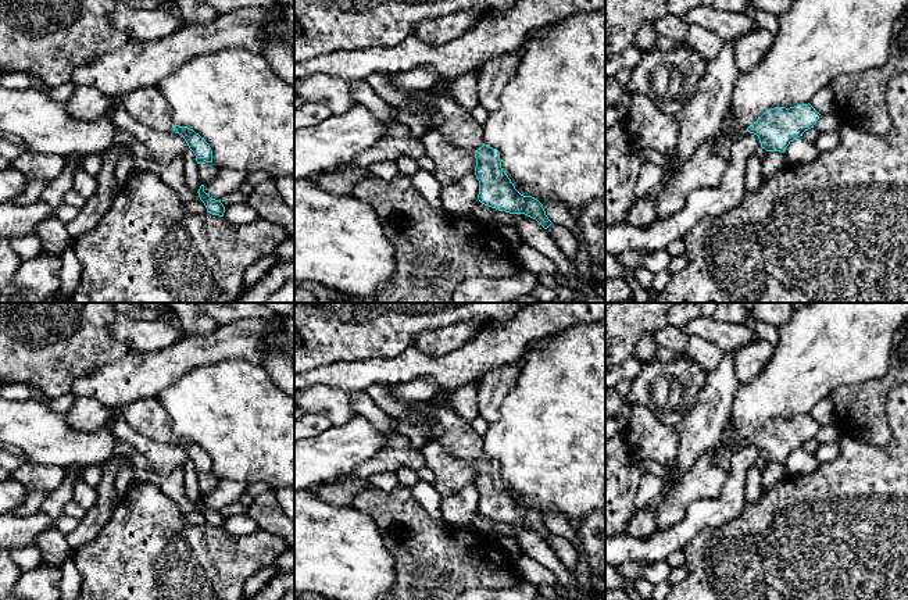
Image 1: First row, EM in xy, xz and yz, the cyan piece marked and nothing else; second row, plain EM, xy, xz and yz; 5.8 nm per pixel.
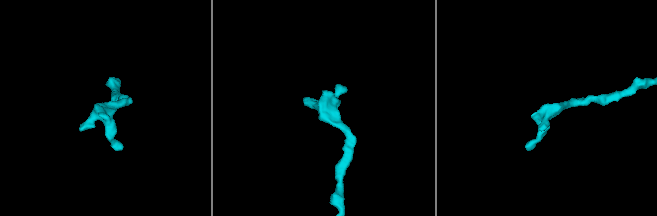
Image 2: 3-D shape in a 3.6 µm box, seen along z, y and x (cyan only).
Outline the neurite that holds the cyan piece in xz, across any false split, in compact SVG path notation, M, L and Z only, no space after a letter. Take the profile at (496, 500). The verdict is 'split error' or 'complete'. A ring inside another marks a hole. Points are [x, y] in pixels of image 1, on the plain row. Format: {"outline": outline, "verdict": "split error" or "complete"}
{"outline": "M437 406L426 421L442 429L442 433L430 442L437 442L447 453L475 467L475 486L479 492L478 511L482 515L510 525L525 525L544 540L553 535L537 510L523 507L515 500L501 479L500 462L483 454L483 436L468 426L451 407Z", "verdict": "split error"}

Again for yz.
{"outline": "M808 415L775 418L765 422L746 443L758 447L766 462L784 464L786 458L816 435L819 424Z", "verdict": "complete"}

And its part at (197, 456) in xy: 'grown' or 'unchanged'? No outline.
grown

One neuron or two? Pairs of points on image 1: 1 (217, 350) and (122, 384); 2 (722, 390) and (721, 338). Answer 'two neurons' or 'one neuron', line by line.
1: one neuron
2: two neurons

